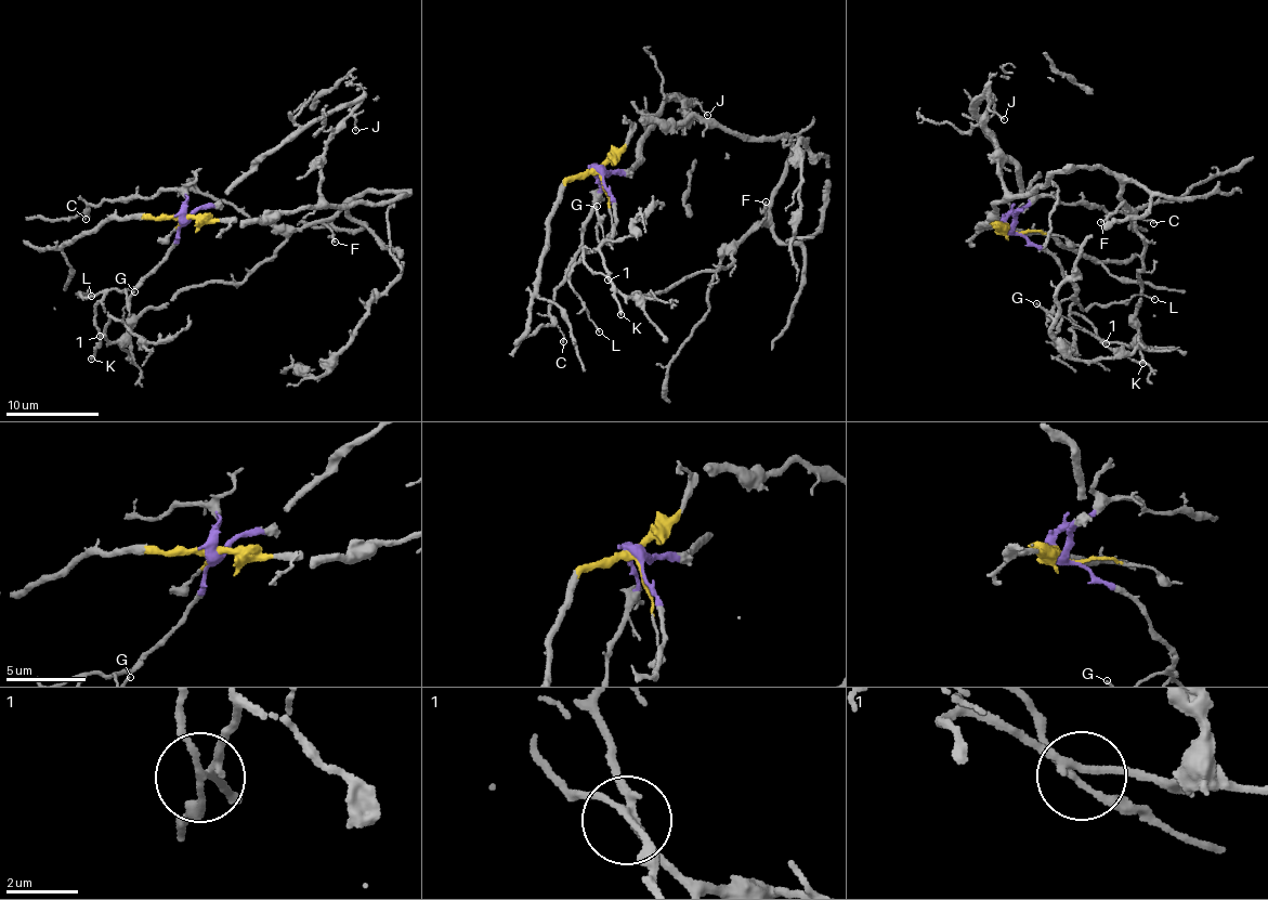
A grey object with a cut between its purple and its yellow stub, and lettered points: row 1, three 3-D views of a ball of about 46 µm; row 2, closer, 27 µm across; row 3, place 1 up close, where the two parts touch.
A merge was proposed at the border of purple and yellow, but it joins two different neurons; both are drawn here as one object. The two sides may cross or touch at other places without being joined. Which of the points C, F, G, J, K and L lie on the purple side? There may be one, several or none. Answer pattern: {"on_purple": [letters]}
{"on_purple": ["C", "G", "K", "L"]}

